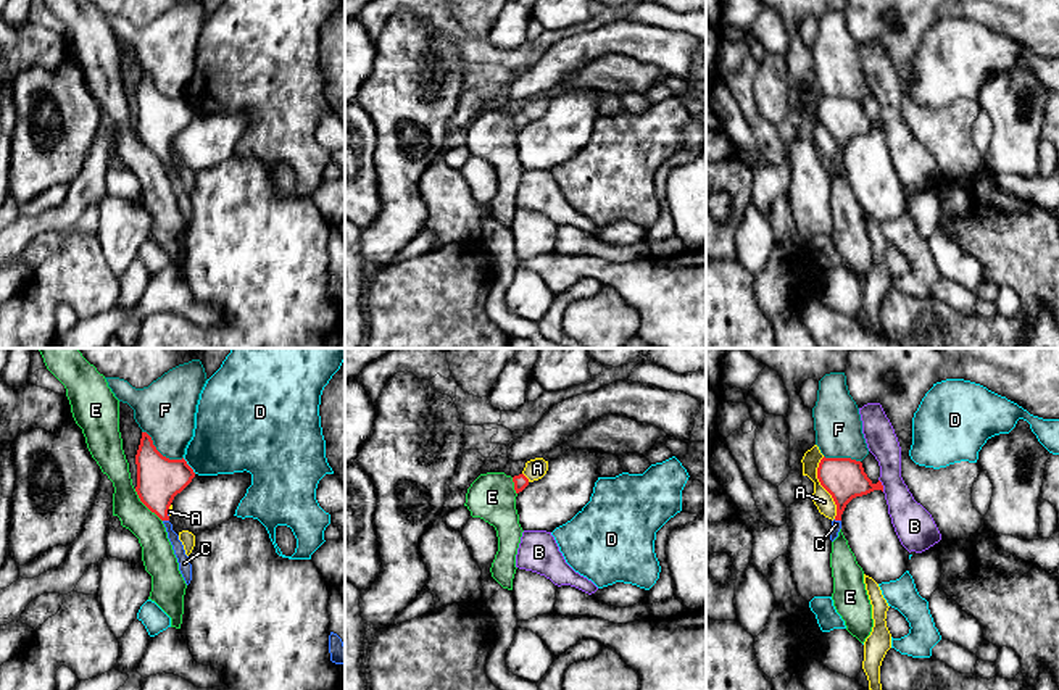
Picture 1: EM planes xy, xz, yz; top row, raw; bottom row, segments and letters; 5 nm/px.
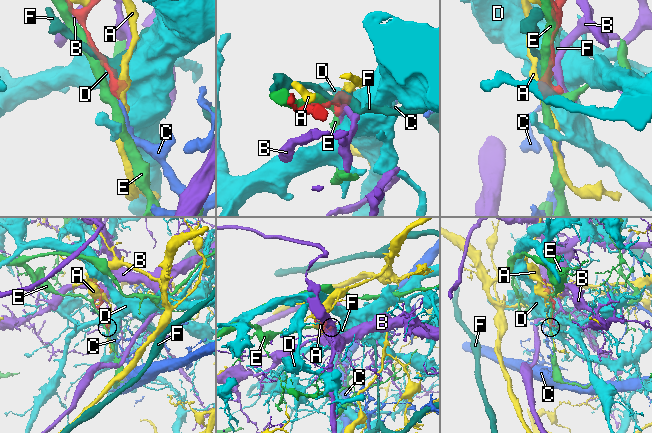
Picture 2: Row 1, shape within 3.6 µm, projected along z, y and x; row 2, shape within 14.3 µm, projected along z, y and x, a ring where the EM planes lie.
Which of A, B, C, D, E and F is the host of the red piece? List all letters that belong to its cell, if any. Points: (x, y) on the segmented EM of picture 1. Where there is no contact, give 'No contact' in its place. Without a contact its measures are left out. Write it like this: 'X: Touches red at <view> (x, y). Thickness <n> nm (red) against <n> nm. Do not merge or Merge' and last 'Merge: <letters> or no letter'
A: Touches red at yz (822, 486). Thickness 200 nm (red) against 90 nm. Do not merge
B: Touches red at yz (882, 486). Thickness 200 nm (red) against 190 nm. Do not merge
C: Touches red at yz (837, 519). Thickness 200 nm (red) against 50 nm. Merge
D: Touches red at xy (189, 466). Thickness 220 nm (red) against 360 nm. Do not merge
E: Touches red at xy (145, 505). Thickness 220 nm (red) against 160 nm. Do not merge
F: Touches red at xy (158, 452). Thickness 220 nm (red) against 300 nm. Do not merge
Merge: C

